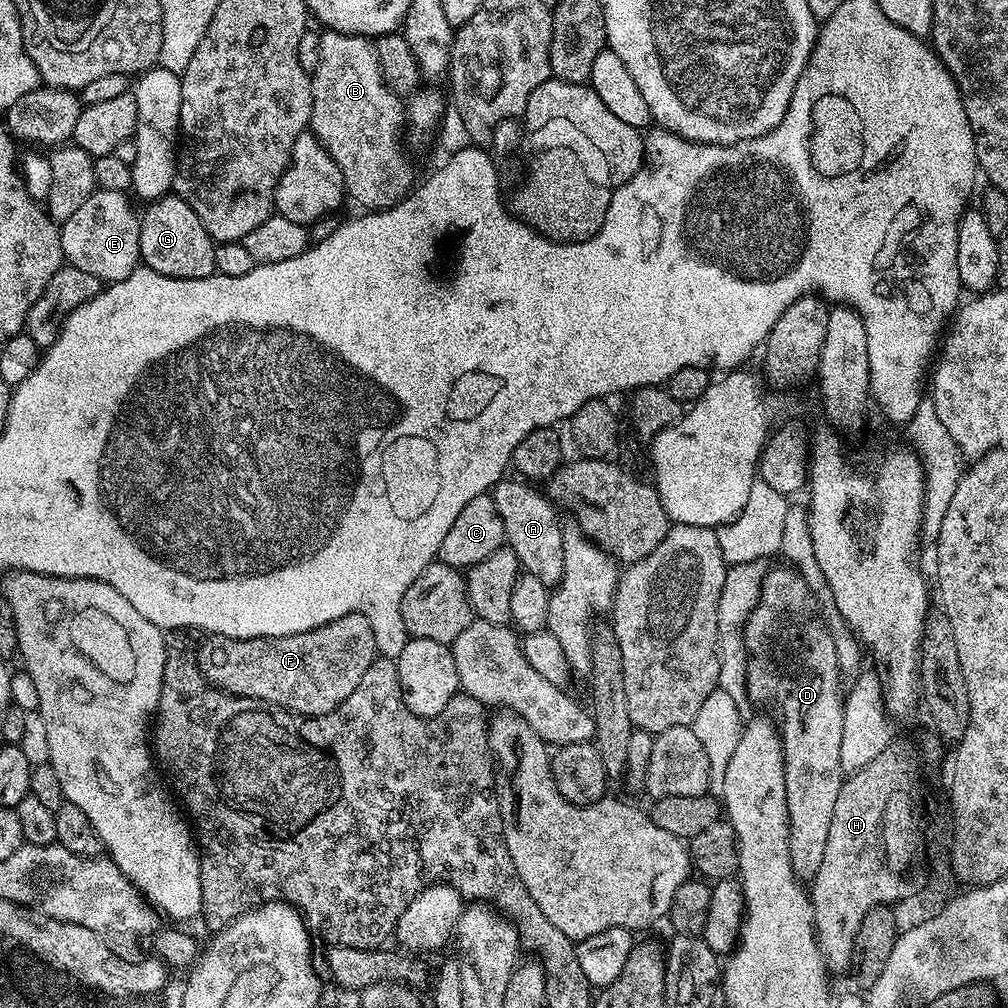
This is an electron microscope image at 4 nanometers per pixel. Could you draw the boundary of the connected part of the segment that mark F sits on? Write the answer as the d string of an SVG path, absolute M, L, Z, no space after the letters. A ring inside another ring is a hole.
M357 612L293 636L263 636L239 640L209 635L204 641L199 641L196 650L196 661L202 674L216 688L229 692L231 696L245 696L267 704L277 704L279 708L285 708L287 712L294 712L298 716L330 714L330 710L346 702L346 698L350 698L350 694L354 694L354 690L365 683L369 675L368 667L375 660L378 660L378 653L374 630L368 619Z

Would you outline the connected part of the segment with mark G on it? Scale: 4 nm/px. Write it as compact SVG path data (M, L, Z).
M160 196L147 205L140 216L140 259L143 267L175 280L201 280L216 272L216 244L202 226L202 218L190 210L181 196Z

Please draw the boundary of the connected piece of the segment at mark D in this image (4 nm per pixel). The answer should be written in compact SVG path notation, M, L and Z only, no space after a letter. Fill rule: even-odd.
M772 566L767 569L761 582L757 605L744 624L745 650L748 655L746 690L753 705L769 704L772 707L771 715L778 725L780 748L784 752L790 866L801 882L810 882L816 876L818 866L822 866L822 858L826 858L830 818L834 818L838 790L842 790L846 779L840 759L844 708L842 688L840 690L842 669L834 650L834 638L828 625L818 615L811 590L796 569L783 567Z

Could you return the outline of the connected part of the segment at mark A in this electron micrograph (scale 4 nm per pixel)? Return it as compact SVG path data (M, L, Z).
M505 478L495 485L490 495L502 519L505 543L514 550L521 569L541 579L543 585L553 588L562 576L563 527L558 524L555 505L547 495L534 488L537 487L521 479Z

